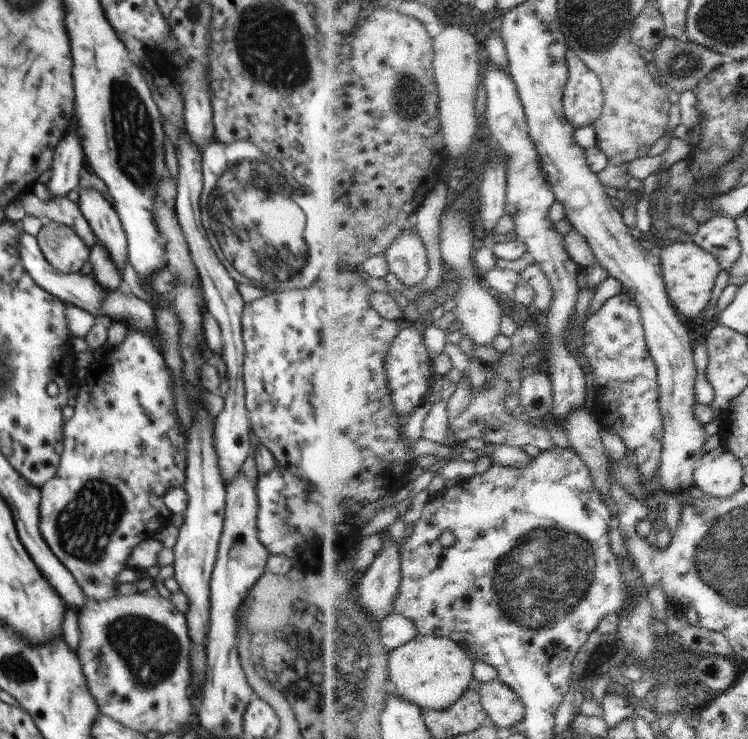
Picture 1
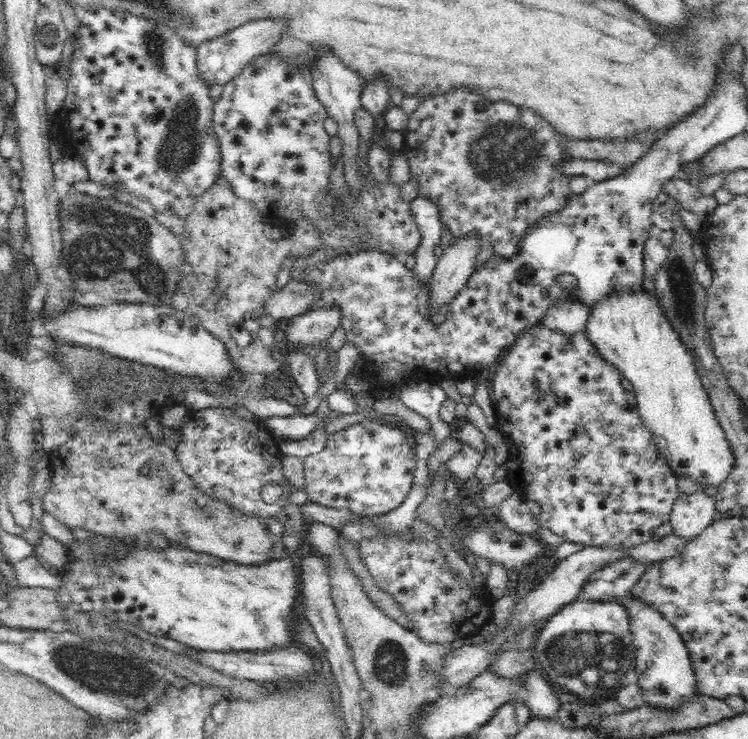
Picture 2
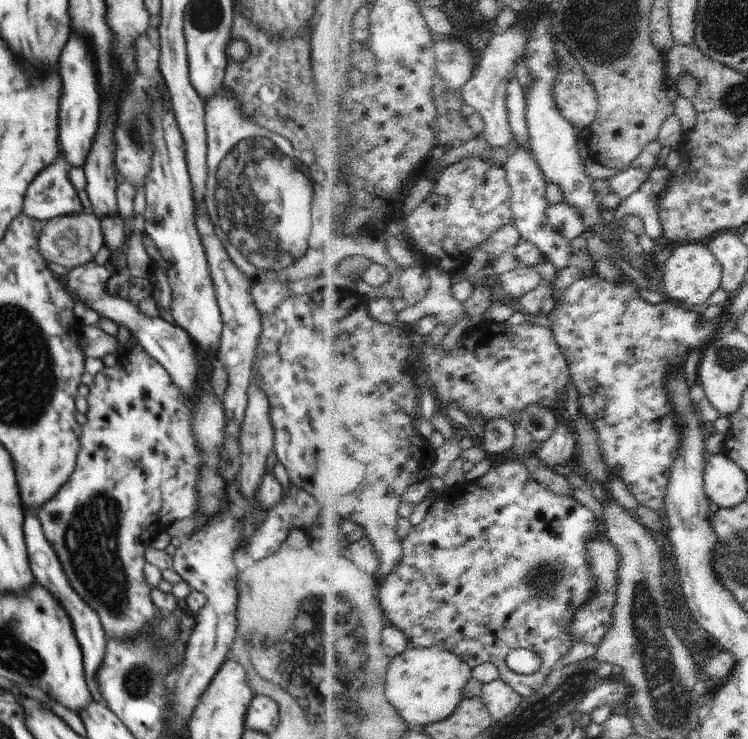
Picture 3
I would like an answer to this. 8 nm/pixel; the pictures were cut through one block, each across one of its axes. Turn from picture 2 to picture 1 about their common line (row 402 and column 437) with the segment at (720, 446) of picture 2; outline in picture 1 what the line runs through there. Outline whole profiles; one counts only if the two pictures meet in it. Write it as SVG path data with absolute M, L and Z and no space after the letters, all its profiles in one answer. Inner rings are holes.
M419 635L408 644L390 652L391 686L397 694L402 694L402 698L422 706L422 709L448 710L452 708L460 698L467 694L470 689L470 682L475 678L476 661L468 655L465 648L449 637L438 637L435 635Z

